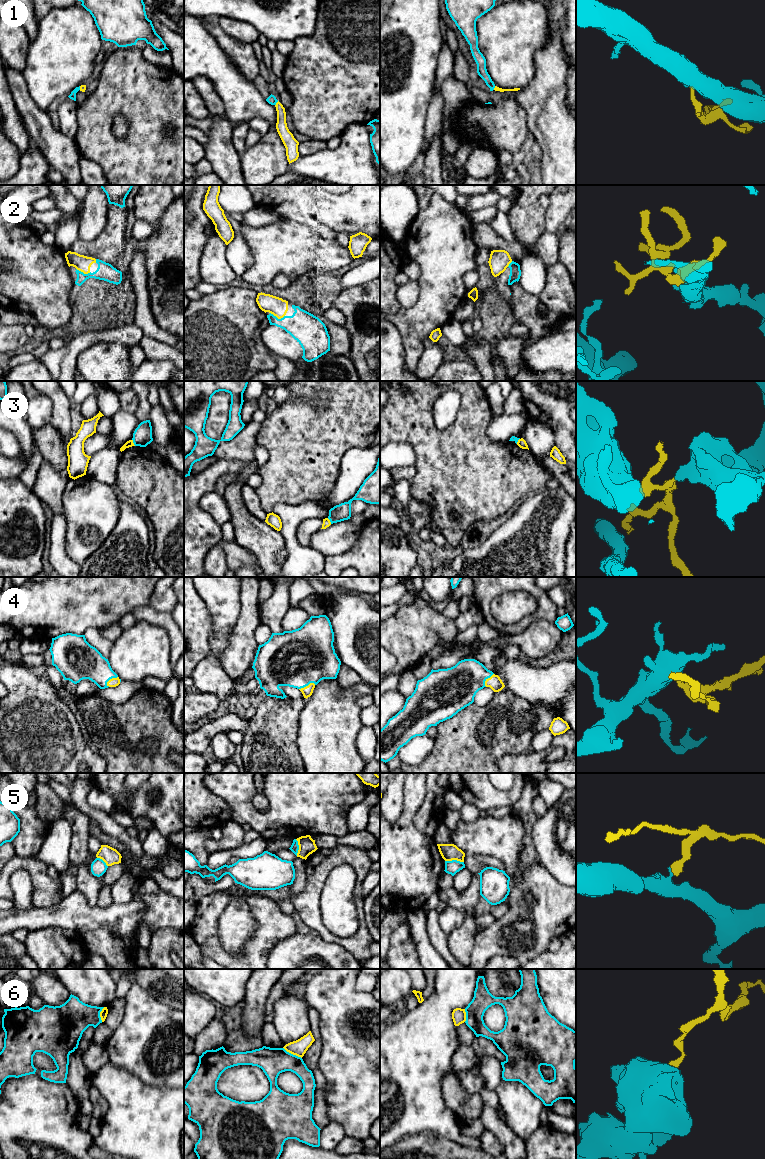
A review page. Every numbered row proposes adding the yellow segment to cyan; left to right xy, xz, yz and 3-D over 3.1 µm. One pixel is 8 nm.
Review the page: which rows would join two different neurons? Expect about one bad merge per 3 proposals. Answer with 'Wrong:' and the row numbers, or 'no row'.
Wrong: 1, 3, 5, 6

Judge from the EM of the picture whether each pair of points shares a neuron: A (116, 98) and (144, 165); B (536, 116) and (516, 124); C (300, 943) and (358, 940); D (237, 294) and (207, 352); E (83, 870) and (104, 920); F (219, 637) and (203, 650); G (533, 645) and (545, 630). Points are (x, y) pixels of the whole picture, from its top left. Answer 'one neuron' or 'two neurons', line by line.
A: one neuron
B: two neurons
C: two neurons
D: one neuron
E: two neurons
F: two neurons
G: one neuron

